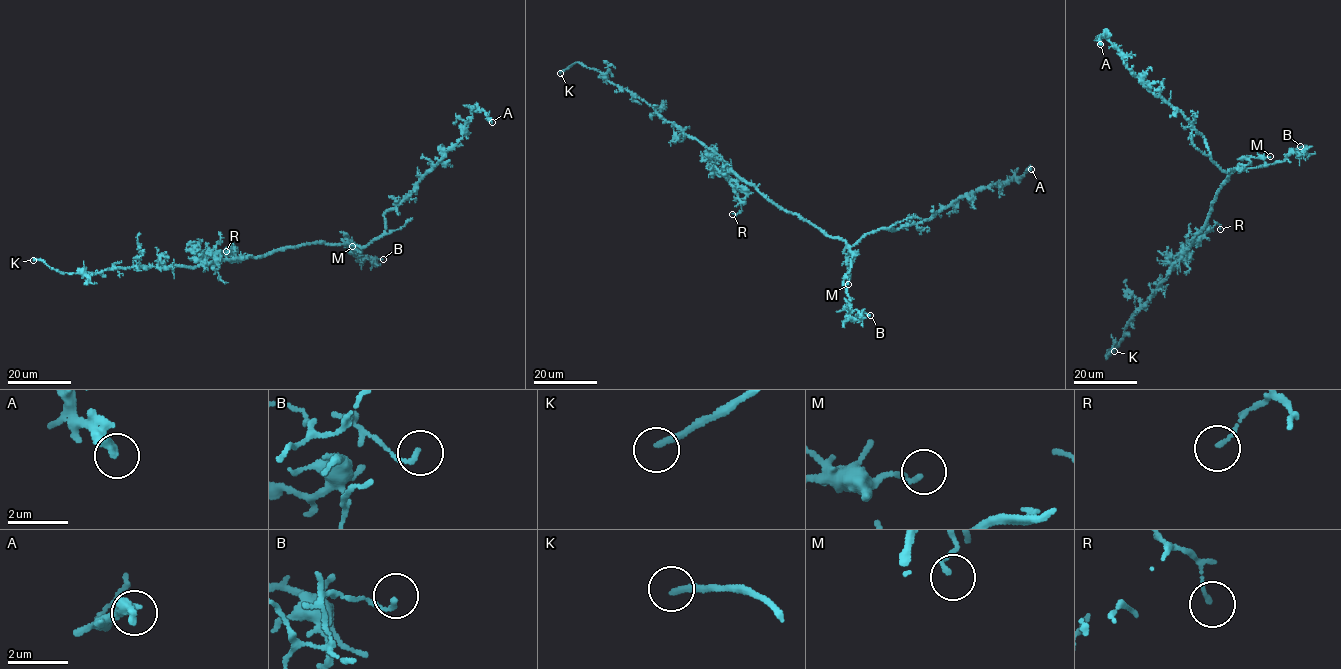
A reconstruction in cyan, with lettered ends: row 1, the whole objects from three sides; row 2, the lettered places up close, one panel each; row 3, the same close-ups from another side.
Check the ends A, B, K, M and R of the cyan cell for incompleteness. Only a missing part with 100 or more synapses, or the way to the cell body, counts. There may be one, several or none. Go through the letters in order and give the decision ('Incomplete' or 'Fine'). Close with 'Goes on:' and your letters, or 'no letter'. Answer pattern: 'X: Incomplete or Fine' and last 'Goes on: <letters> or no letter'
A: Fine
B: Fine
K: Incomplete
M: Fine
R: Fine
Goes on: K

